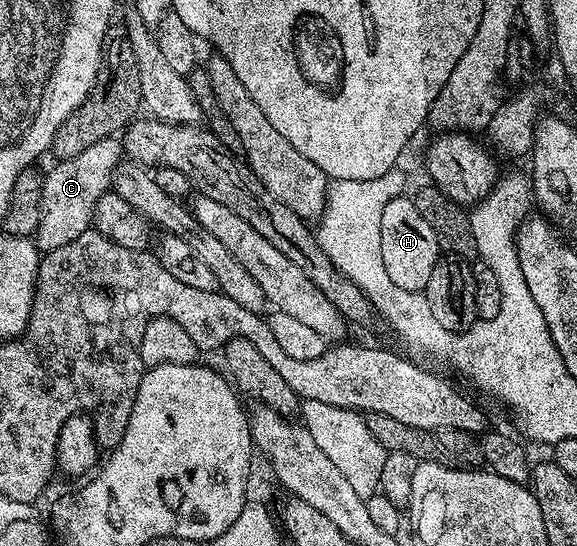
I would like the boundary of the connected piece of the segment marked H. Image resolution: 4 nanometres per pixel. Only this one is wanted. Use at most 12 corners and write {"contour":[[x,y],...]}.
{"contour":[[414,198],[381,217],[381,257],[393,285],[426,292],[441,258]]}

